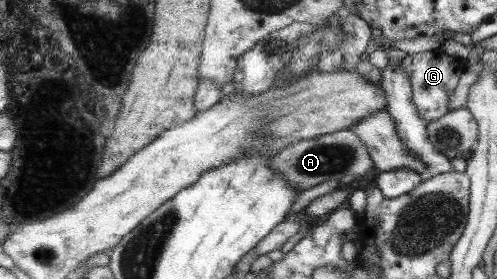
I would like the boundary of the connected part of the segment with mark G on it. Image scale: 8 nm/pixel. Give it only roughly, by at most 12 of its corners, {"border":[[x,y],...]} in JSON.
{"border":[[443,49],[401,61],[427,124],[450,112],[449,97],[469,60]]}

